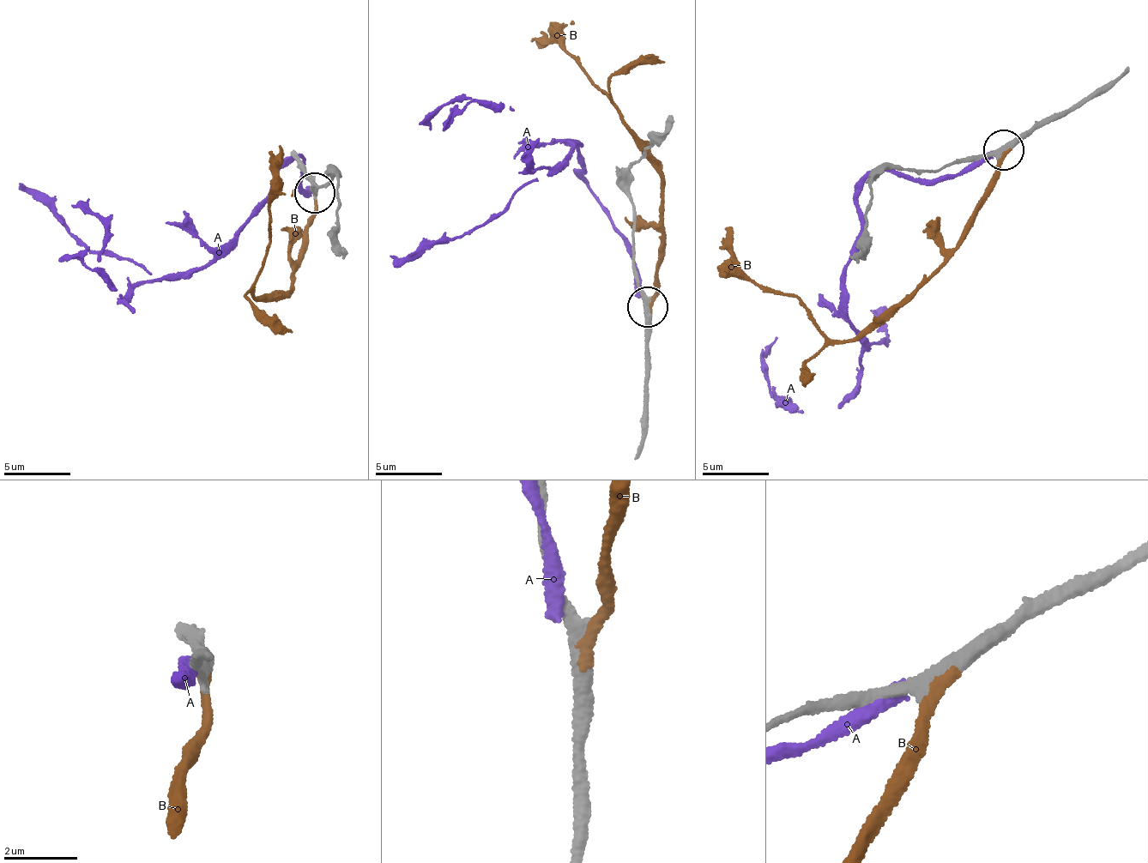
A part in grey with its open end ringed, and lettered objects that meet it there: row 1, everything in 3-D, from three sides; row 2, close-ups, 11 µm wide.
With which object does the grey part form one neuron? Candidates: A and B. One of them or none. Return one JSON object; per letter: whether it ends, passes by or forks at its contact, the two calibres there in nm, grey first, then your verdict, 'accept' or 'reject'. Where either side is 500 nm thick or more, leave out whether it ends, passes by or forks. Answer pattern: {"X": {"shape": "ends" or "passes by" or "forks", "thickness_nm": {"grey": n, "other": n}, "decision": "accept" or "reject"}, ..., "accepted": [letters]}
{"A": {"thickness_nm": {"grey": 240, "other": 550}, "decision": "reject"}, "B": {"shape": "ends", "thickness_nm": {"grey": 340, "other": 360}, "decision": "accept"}, "accepted": ["B"]}

